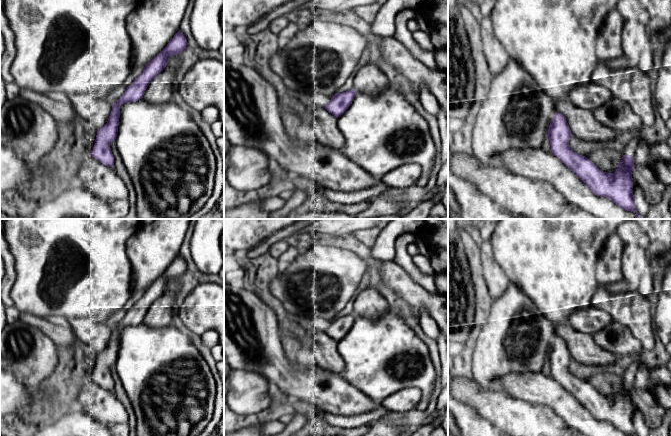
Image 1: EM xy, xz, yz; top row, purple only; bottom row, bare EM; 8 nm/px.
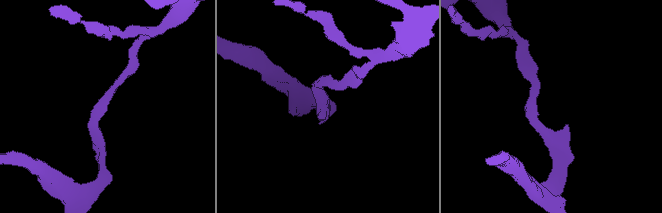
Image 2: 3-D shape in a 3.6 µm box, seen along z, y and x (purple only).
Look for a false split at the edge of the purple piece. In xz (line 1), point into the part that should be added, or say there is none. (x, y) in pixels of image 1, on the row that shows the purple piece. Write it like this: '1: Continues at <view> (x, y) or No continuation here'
1: No continuation here

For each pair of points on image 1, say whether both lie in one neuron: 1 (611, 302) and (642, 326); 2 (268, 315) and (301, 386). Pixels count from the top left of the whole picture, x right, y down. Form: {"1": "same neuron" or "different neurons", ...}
{"1": "same neuron", "2": "same neuron"}

